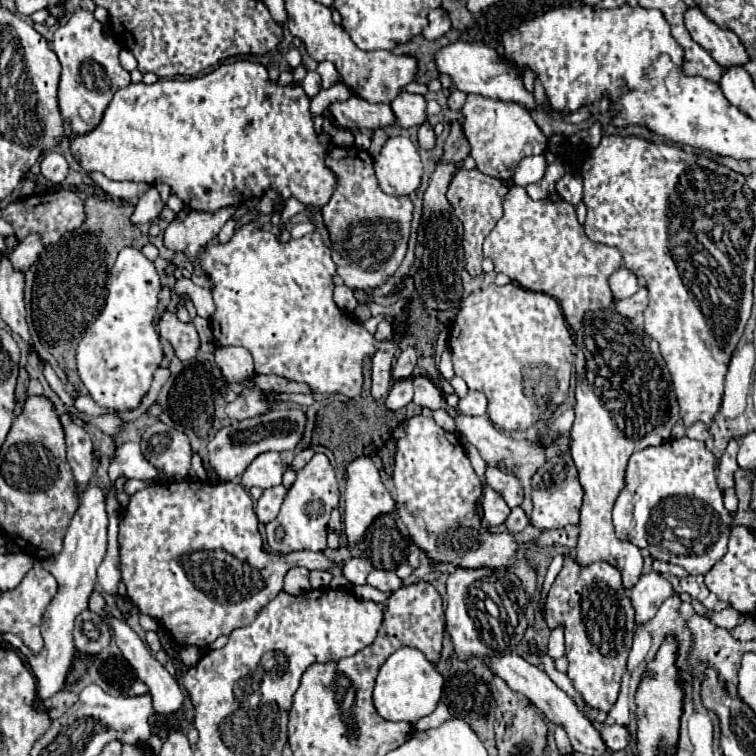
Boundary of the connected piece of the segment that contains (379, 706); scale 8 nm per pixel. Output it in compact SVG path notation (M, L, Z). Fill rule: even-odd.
M400 648L396 650L380 668L376 686L374 686L374 706L378 714L392 722L416 722L422 716L428 716L440 702L444 688L442 674L436 670L436 666L416 648Z

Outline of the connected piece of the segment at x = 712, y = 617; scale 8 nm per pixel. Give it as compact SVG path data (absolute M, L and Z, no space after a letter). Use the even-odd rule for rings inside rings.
M682 592L682 594L678 594L678 596L682 598L682 602L692 604L692 608L694 608L696 614L708 618L710 622L714 622L714 624L720 626L720 628L732 630L732 628L736 628L738 624L742 624L742 620L744 620L744 616L742 616L738 610L734 610L734 608L726 608L726 610L716 612L716 610L708 610L708 608L704 608L698 600L694 600L694 598L692 598L690 594L686 594L686 592Z

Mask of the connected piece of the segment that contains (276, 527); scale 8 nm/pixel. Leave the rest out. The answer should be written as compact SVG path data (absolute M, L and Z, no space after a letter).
M314 454L314 458L296 474L296 482L290 486L280 514L266 524L268 546L274 552L290 554L296 550L326 550L326 534L328 534L328 518L334 508L338 508L340 490L334 476L334 470L324 454Z

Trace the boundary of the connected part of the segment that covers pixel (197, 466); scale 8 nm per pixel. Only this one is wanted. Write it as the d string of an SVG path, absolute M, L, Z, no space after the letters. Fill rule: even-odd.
M193 452L192 455L189 477L191 480L194 480L196 482L206 482L208 479L207 472L202 463L202 459L196 452Z

